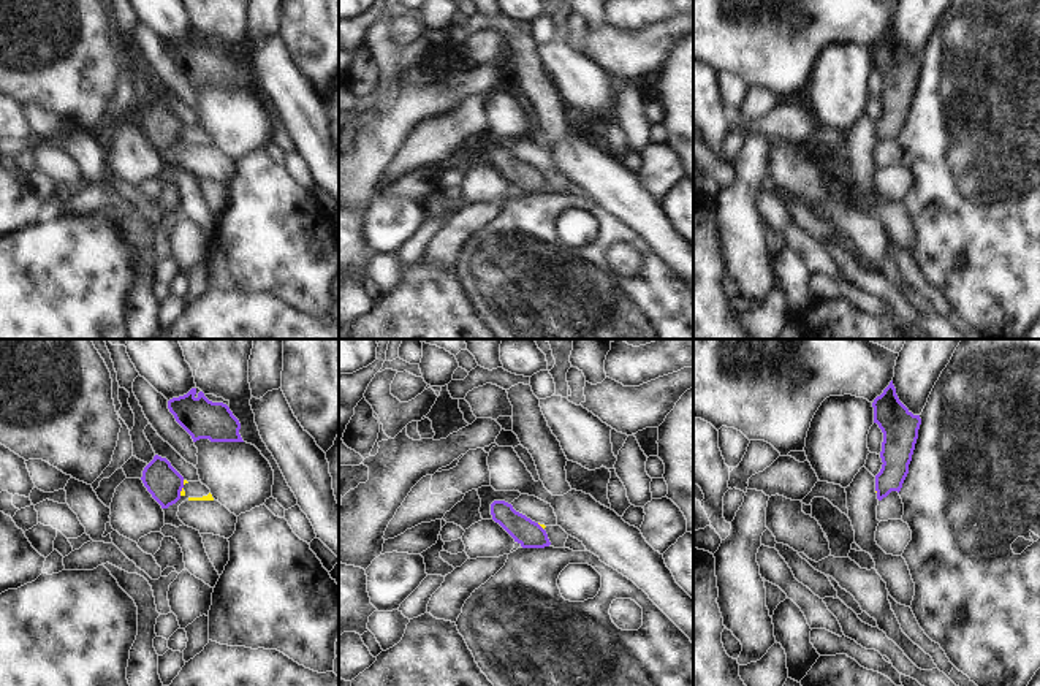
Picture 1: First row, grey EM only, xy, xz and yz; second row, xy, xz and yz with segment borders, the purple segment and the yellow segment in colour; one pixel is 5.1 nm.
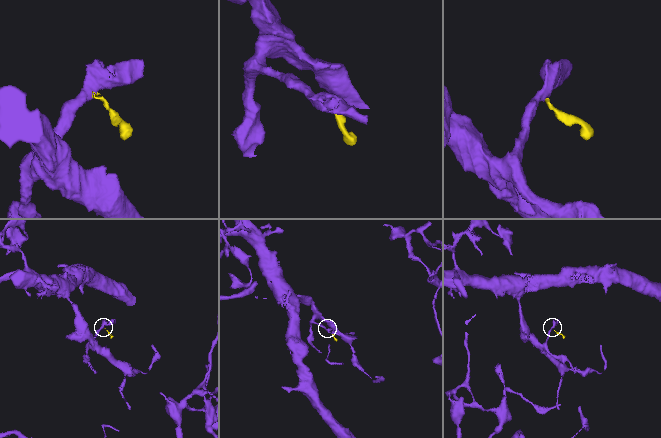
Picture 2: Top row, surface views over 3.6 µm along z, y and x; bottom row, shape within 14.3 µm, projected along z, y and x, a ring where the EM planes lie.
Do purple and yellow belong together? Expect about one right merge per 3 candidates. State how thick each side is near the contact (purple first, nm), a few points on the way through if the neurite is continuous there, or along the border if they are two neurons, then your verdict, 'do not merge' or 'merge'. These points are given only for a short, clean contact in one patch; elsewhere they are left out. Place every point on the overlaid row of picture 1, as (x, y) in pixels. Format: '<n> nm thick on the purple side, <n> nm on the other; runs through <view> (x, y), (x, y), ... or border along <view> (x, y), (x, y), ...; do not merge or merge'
180 nm thick on the purple side, 30 nm on the other; border along xy (182, 487), (179, 495); do not merge

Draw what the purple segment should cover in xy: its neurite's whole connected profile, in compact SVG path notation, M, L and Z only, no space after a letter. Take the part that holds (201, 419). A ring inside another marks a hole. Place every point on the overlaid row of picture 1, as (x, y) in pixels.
M192 388L187 394L168 401L176 421L192 436L193 442L244 442L241 423L230 410L230 401L204 394Z

